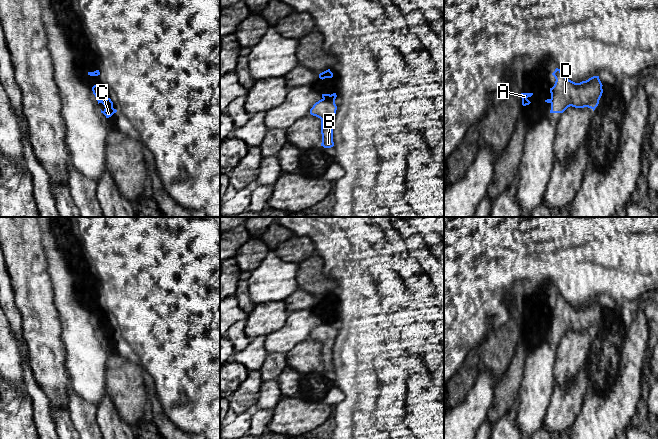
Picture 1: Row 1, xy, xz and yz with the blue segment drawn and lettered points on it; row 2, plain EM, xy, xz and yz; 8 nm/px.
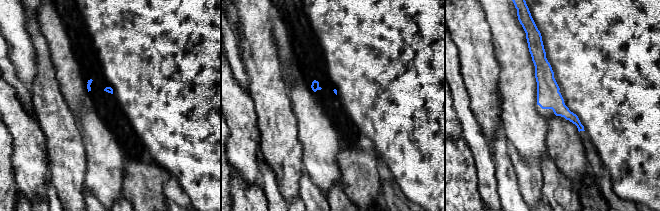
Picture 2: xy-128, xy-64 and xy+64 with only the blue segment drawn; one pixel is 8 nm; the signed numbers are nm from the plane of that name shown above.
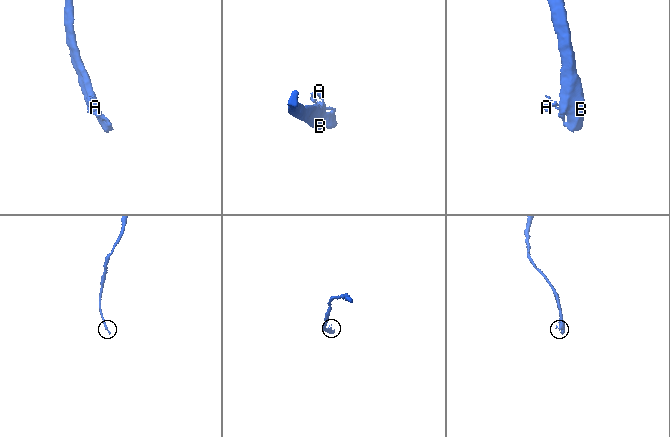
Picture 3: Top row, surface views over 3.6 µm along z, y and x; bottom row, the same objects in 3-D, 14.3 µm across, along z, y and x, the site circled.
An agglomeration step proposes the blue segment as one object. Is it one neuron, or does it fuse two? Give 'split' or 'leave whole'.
split

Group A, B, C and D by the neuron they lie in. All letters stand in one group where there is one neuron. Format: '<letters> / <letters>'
A / B C D

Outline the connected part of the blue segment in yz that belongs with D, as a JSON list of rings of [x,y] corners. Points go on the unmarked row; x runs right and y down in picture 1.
[[[560,293],[552,297],[556,305],[551,317],[550,337],[563,337],[568,331],[591,332],[593,335],[599,328],[603,313],[599,300],[593,300],[586,305],[575,307],[569,304]]]

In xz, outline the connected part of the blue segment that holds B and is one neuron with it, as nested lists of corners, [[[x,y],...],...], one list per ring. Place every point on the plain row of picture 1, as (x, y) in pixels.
[[[321,323],[316,326],[310,333],[310,338],[321,343],[321,358],[324,372],[334,370],[333,366],[333,346],[336,338],[337,330],[335,324]]]

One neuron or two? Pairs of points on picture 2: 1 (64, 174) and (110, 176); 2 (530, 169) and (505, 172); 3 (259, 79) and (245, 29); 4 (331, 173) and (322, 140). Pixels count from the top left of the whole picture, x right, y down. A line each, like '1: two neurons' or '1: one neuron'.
1: two neurons
2: two neurons
3: one neuron
4: one neuron

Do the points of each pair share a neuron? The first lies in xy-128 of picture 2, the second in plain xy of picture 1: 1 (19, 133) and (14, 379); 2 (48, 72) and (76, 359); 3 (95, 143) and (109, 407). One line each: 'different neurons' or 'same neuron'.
1: same neuron
2: different neurons
3: different neurons

